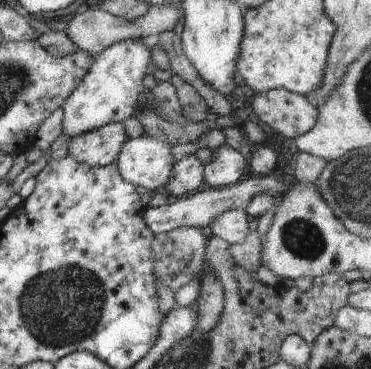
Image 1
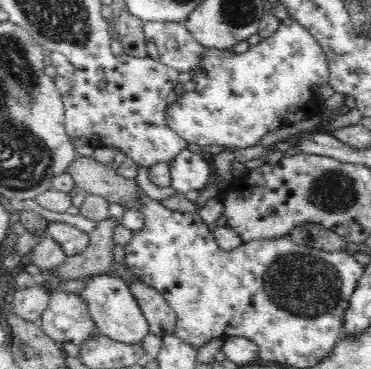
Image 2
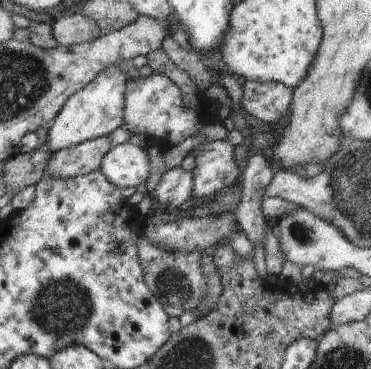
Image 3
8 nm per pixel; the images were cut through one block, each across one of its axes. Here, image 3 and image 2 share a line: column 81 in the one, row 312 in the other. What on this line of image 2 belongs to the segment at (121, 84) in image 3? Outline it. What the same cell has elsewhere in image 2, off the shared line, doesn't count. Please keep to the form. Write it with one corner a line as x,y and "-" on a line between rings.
92,274
92,276
82,276
82,288
76,292
76,296
88,304
88,312
92,322
96,324
96,328
100,330
100,334
124,342
124,344
138,344
142,342
144,336
150,334
150,326
148,320
140,308
140,304
134,300
134,296
130,294
130,286
126,284
126,280
122,280
118,274

